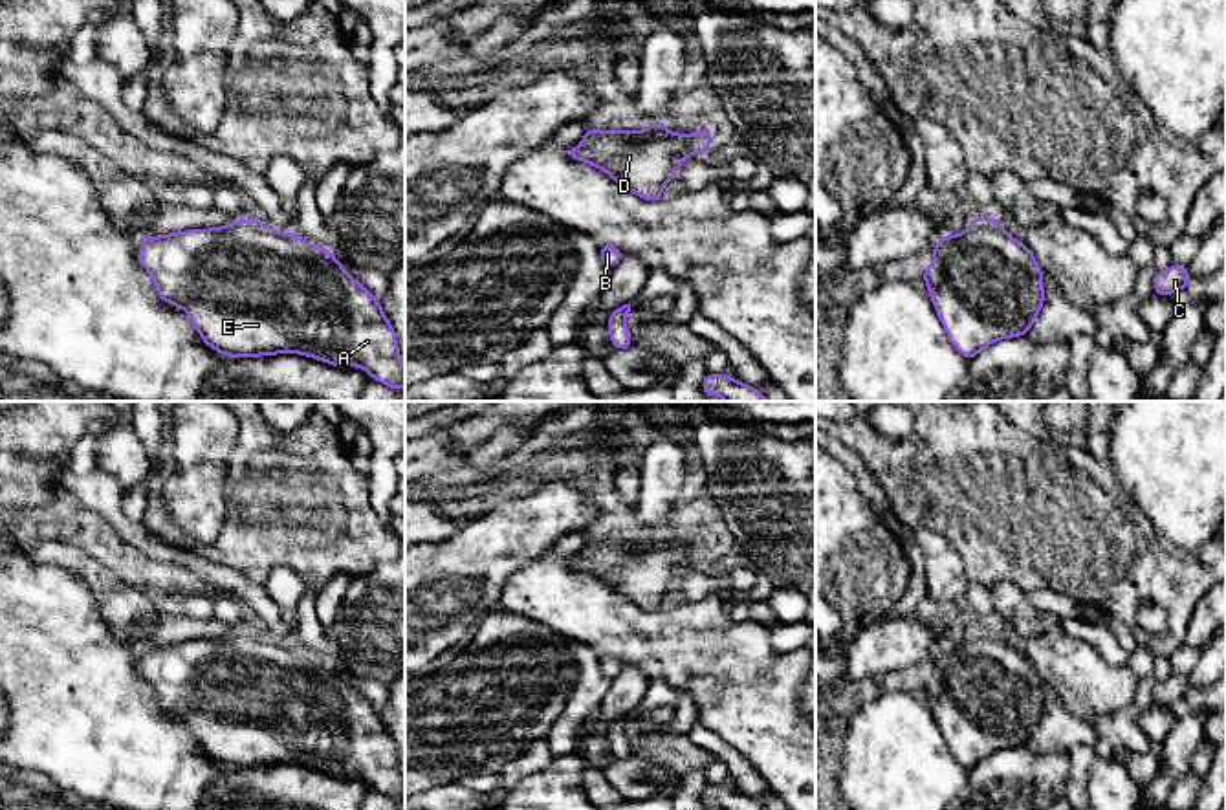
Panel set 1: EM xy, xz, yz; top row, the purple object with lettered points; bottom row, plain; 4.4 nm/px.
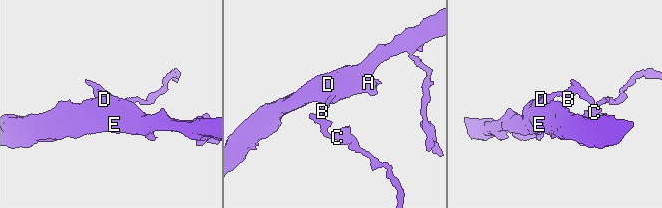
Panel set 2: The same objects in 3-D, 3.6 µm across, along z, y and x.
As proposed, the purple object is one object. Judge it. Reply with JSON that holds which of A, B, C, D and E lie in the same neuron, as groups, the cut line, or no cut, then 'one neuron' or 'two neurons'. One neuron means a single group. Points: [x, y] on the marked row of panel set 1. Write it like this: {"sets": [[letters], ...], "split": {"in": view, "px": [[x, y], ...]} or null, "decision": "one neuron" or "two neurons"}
{"sets": [["A", "B", "C", "D", "E"]], "split": null, "decision": "one neuron"}

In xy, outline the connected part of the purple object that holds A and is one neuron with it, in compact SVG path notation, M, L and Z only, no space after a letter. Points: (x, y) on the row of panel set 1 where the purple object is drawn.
M257 218L214 229L189 229L139 242L139 264L156 280L158 297L185 310L200 337L229 357L295 352L335 367L361 367L390 389L405 387L396 332L372 293L350 277L332 251L315 247L293 233L279 233Z

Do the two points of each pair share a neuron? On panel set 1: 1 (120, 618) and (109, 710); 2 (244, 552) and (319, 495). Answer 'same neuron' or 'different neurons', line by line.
1: different neurons
2: same neuron

